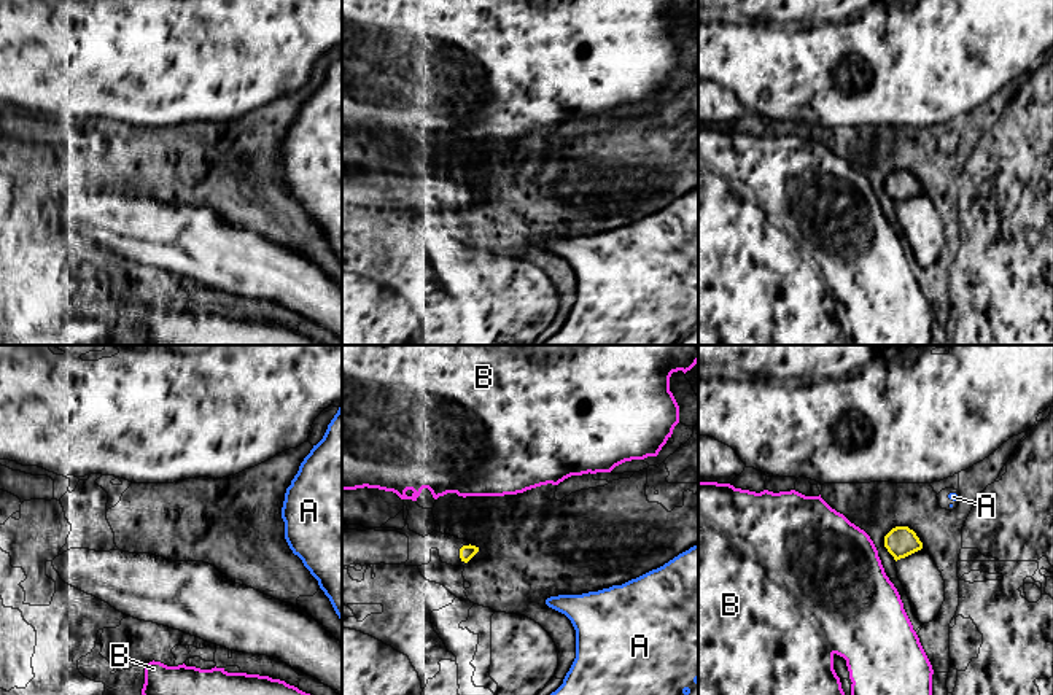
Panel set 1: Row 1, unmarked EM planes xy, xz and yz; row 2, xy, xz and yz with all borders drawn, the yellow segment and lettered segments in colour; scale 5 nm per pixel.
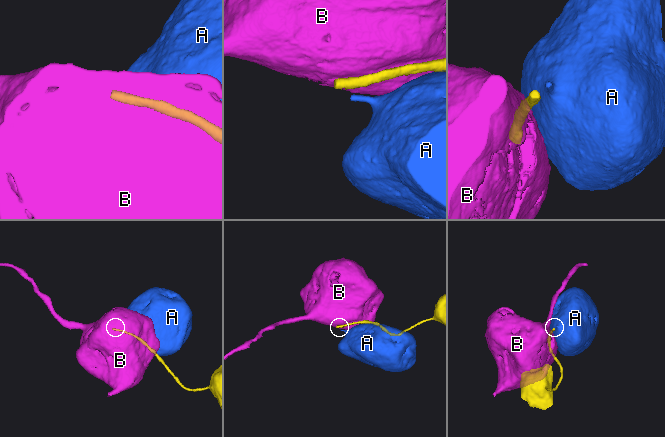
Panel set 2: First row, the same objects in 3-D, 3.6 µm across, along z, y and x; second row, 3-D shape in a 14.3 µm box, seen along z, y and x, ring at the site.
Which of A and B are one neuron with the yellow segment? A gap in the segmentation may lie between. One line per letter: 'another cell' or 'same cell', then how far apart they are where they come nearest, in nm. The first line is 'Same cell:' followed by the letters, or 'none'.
Same cell: none
A: another cell | 220 nm
B: another cell | 50 nm

